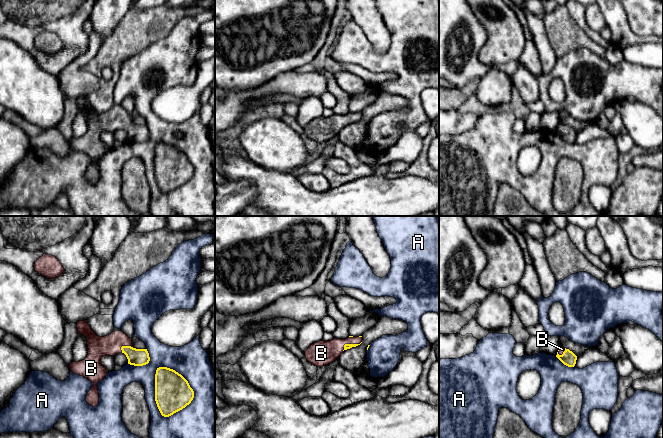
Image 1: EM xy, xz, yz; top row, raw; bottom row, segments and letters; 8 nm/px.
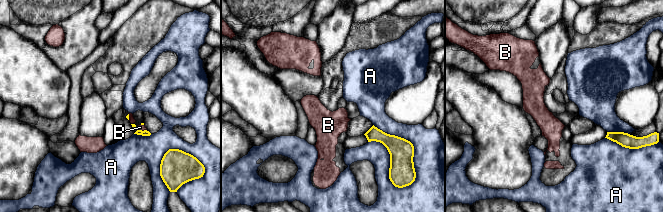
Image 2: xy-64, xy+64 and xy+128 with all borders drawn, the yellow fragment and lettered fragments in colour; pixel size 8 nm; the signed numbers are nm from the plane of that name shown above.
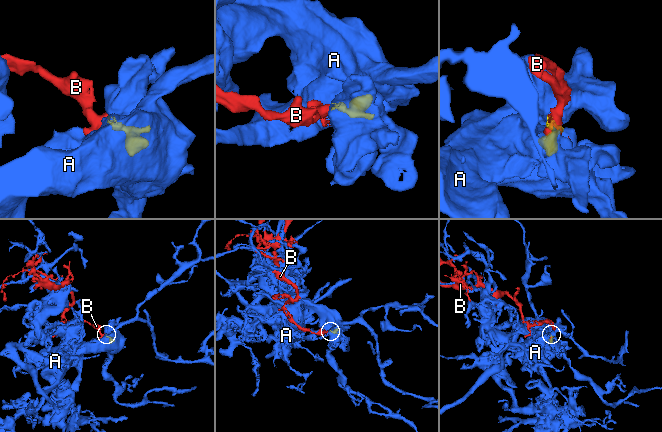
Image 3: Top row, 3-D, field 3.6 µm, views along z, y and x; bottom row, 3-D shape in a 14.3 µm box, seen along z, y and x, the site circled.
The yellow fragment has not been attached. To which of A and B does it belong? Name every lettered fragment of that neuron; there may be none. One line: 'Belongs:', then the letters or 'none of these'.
Belongs: B

